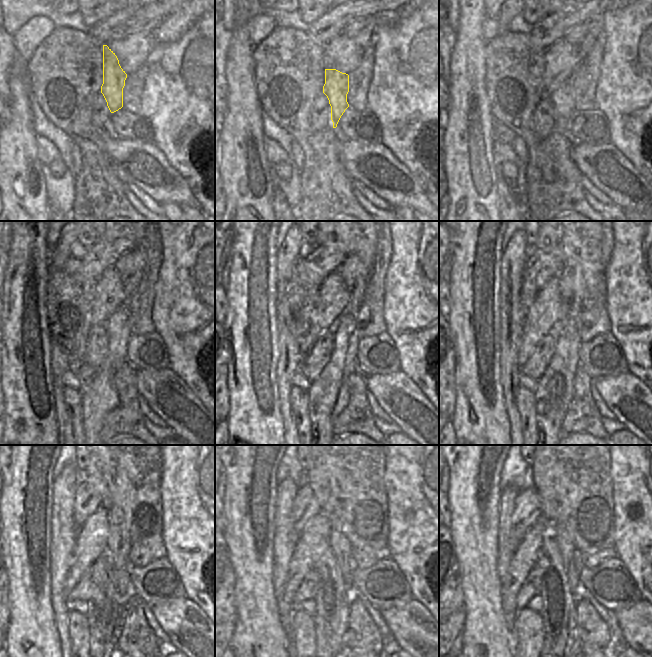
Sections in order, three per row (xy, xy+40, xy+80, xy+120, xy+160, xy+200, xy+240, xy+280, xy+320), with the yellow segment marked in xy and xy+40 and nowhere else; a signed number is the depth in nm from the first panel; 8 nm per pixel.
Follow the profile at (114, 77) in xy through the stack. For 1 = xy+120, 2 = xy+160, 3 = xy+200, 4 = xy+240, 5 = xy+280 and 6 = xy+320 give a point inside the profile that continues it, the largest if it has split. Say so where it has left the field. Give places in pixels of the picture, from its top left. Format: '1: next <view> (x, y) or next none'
1: next xy+120 (100, 397)
2: next xy+160 (326, 398)
3: next xy+200 (552, 400)
4: next xy+240 (100, 648)
5: next xy+280 (320, 618)
6: next xy+320 (546, 610)

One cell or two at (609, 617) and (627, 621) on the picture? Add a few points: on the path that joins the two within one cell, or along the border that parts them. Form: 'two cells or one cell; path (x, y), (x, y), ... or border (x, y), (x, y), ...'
two cells; border (613, 612), (622, 634), (622, 642)

